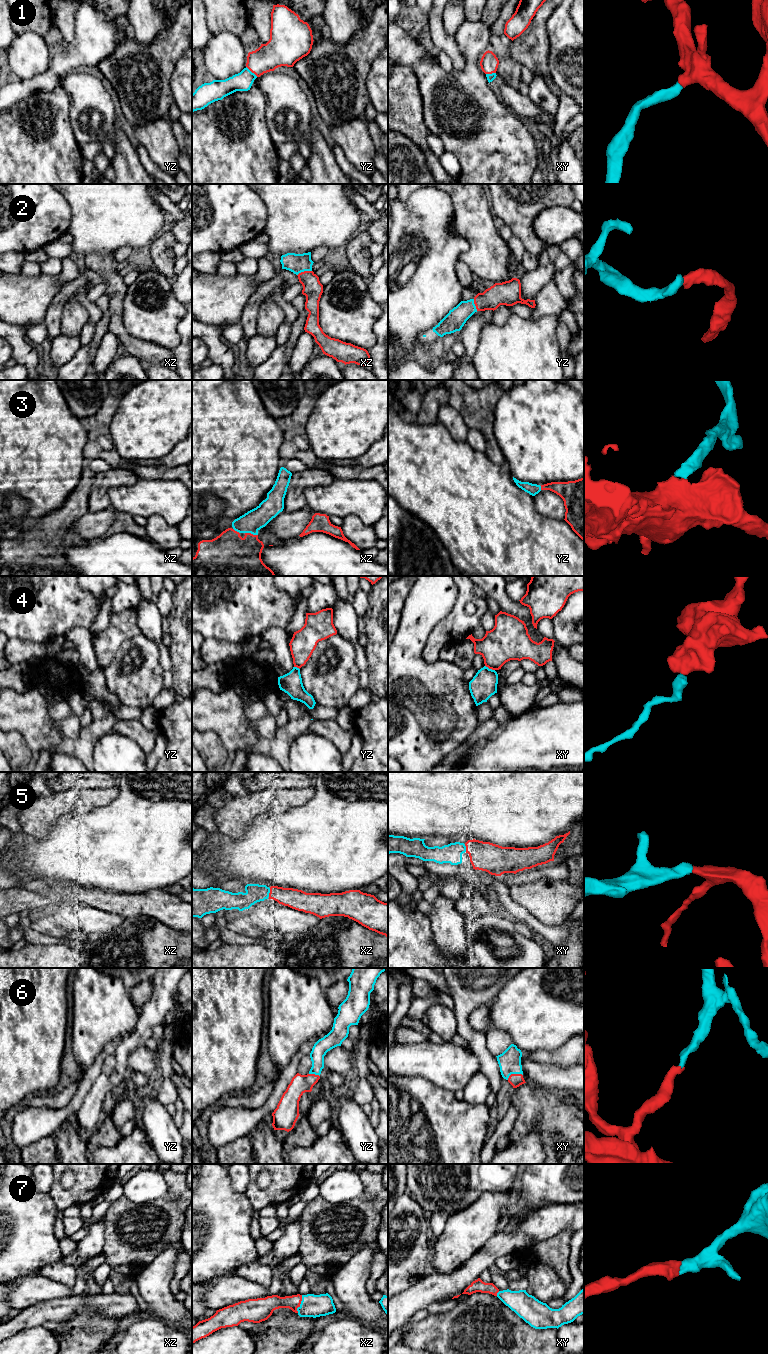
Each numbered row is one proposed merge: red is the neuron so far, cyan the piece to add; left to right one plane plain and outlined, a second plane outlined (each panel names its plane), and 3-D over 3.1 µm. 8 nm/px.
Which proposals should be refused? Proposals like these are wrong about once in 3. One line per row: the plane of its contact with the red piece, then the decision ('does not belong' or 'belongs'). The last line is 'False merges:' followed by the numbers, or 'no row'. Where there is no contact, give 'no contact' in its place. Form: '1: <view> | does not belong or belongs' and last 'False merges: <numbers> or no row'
1: yz | belongs
2: xz | belongs
3: xz | belongs
4: xy | does not belong
5: xz | belongs
6: xy | belongs
7: xz | belongs
False merges: 4

